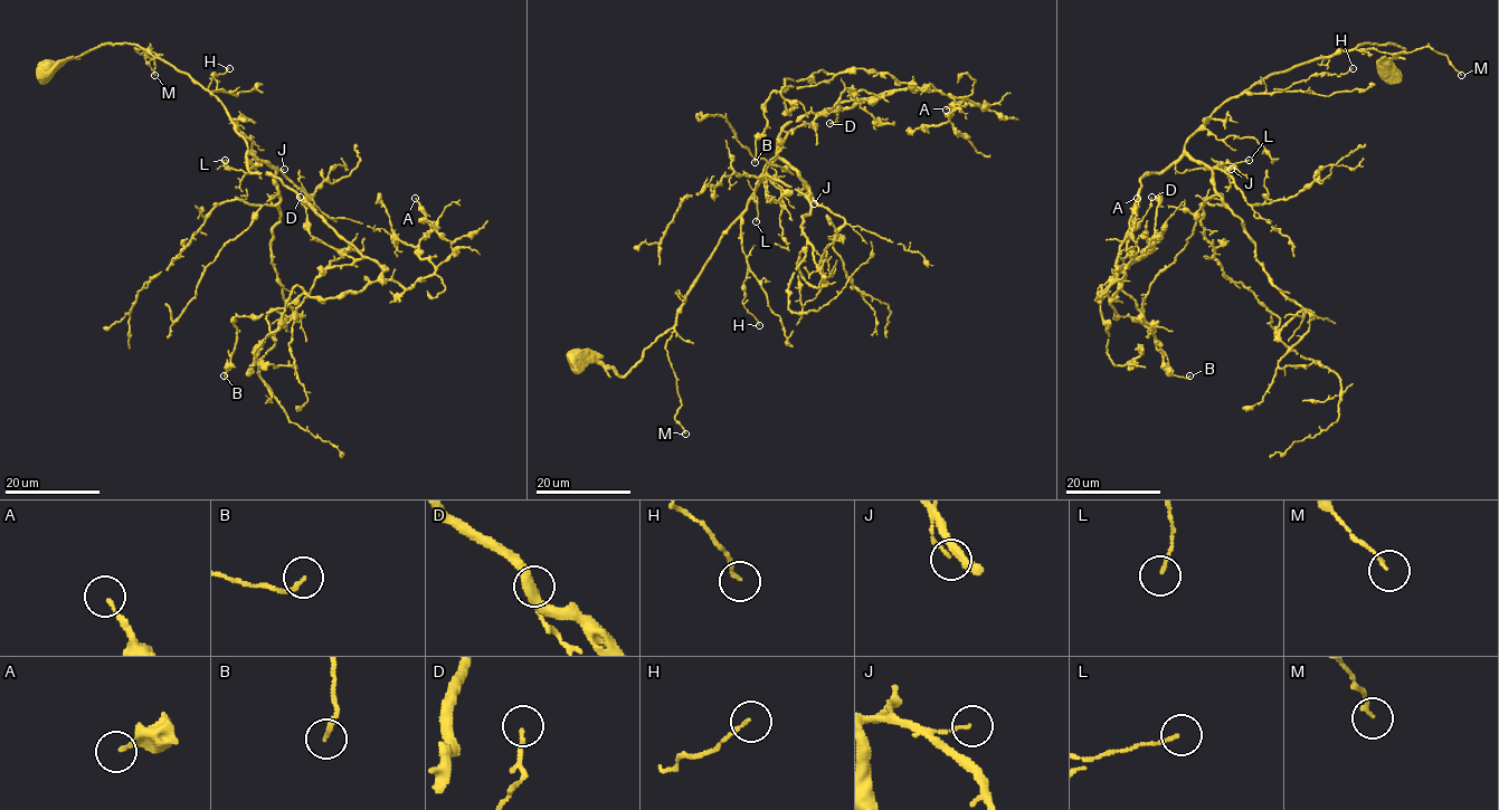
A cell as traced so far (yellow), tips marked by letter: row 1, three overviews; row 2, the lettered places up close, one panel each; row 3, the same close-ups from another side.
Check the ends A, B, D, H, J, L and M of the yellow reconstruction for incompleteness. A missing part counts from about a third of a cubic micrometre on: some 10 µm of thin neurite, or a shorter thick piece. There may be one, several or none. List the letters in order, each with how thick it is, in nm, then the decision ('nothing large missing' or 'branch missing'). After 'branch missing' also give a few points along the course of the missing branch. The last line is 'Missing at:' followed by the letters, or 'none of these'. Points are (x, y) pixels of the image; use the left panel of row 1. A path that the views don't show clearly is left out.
A: 140 nm thick; nothing large missing
B: 160 nm thick; nothing large missing
D: 140 nm thick; nothing large missing
H: 120 nm thick; nothing large missing
J: 110 nm thick; nothing large missing
L: 120 nm thick; nothing large missing
M: 110 nm thick; nothing large missing
Missing at: none of these

